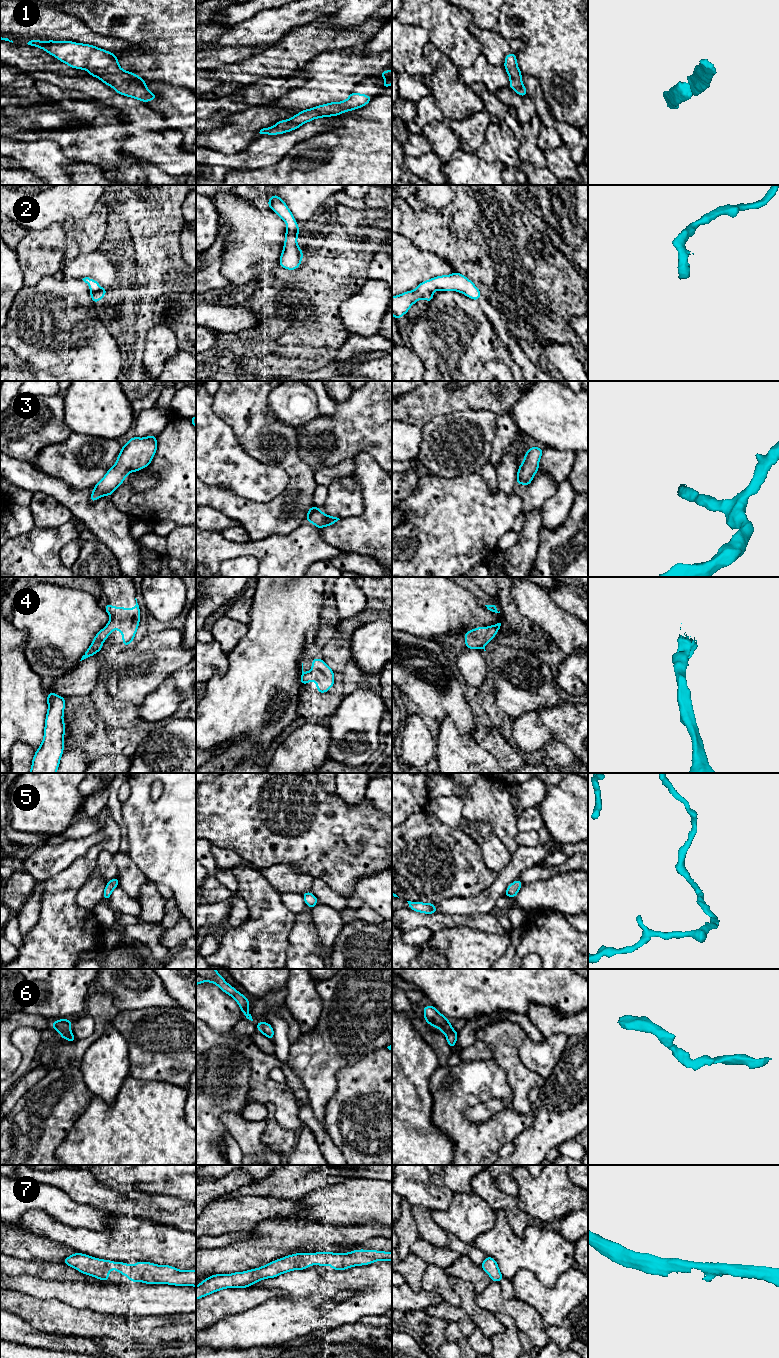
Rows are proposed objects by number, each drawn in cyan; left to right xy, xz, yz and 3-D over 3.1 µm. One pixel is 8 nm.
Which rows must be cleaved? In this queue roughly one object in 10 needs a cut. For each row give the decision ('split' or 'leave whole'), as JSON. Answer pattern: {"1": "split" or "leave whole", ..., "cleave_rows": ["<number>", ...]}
{"1": "leave whole", "2": "leave whole", "3": "leave whole", "4": "leave whole", "5": "leave whole", "6": "leave whole", "7": "leave whole", "cleave_rows": []}

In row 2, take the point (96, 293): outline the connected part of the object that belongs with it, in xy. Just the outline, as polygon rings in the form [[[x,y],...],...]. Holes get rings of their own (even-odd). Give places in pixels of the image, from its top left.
[[[85,277],[82,280],[90,286],[90,296],[94,303],[99,302],[107,293],[107,289],[101,288],[100,284],[95,279]]]

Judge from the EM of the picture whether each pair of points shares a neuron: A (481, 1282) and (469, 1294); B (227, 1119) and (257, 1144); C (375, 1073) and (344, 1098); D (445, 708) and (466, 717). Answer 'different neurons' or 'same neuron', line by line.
A: different neurons
B: same neuron
C: same neuron
D: same neuron

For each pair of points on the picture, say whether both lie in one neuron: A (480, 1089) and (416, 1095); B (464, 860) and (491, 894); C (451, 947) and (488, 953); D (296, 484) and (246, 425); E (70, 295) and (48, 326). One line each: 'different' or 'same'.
A: different
B: different
C: same
D: same
E: same

